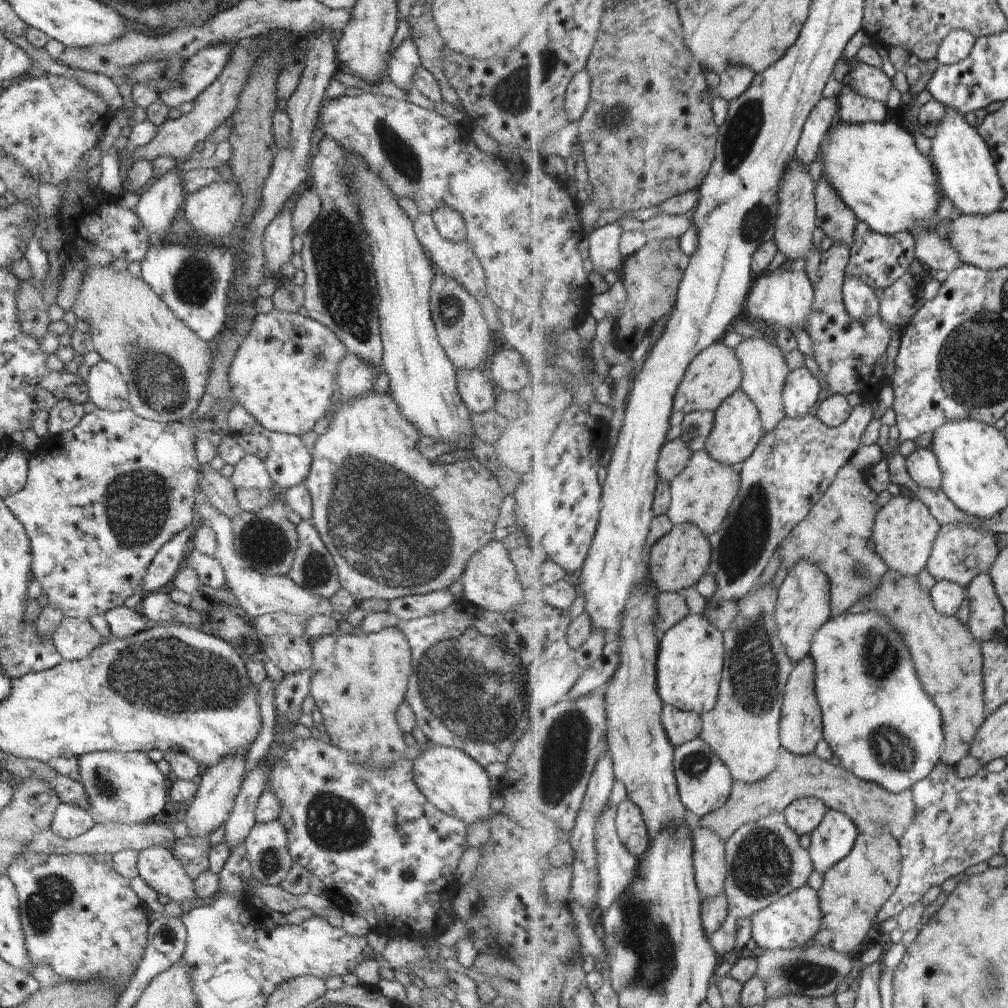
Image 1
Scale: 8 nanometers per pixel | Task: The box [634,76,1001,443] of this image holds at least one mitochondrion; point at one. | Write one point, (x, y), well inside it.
(739, 138)

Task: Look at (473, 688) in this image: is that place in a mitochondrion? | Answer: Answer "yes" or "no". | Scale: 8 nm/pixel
yes

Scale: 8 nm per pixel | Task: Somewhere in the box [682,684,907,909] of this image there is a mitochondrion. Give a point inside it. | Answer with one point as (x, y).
(763, 864)

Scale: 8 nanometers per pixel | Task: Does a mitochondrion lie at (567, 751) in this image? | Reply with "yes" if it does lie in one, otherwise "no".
yes

